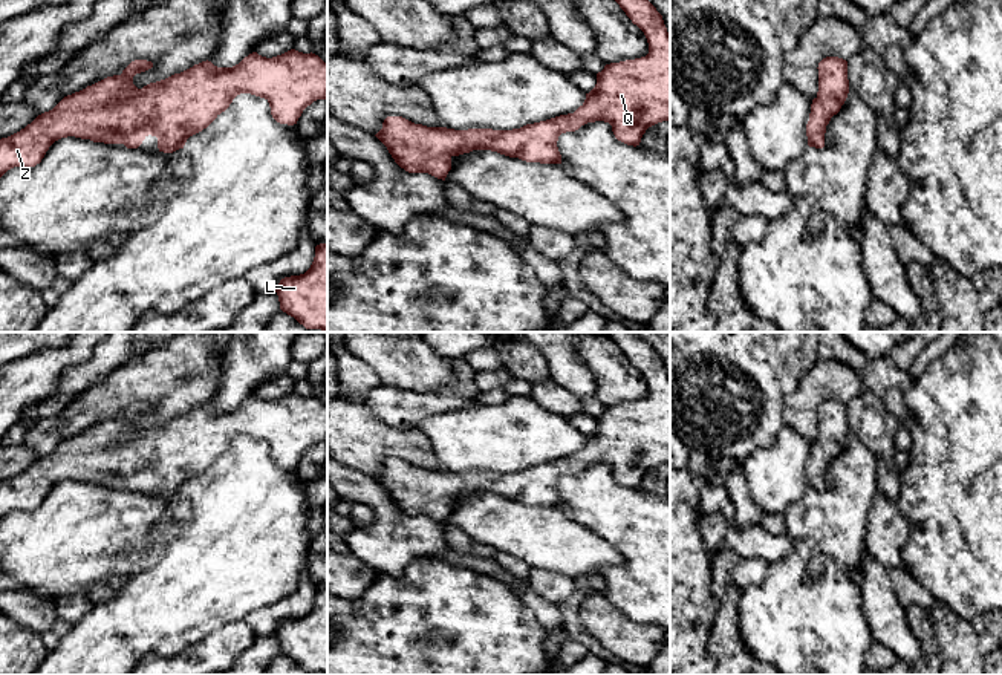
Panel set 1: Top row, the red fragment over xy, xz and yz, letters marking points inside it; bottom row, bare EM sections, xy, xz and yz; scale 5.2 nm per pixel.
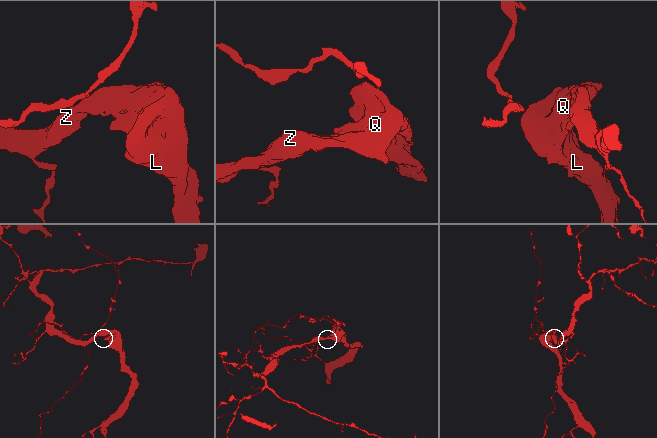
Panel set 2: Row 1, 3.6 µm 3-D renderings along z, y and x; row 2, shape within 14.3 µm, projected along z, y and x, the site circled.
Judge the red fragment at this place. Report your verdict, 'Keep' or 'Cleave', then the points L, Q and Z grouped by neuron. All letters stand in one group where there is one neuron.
Keep. Groups: L Q Z

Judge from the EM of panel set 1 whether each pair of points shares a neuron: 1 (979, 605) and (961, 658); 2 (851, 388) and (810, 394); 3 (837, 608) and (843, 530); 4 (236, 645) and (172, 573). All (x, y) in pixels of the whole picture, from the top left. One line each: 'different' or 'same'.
1: different
2: same
3: different
4: different

